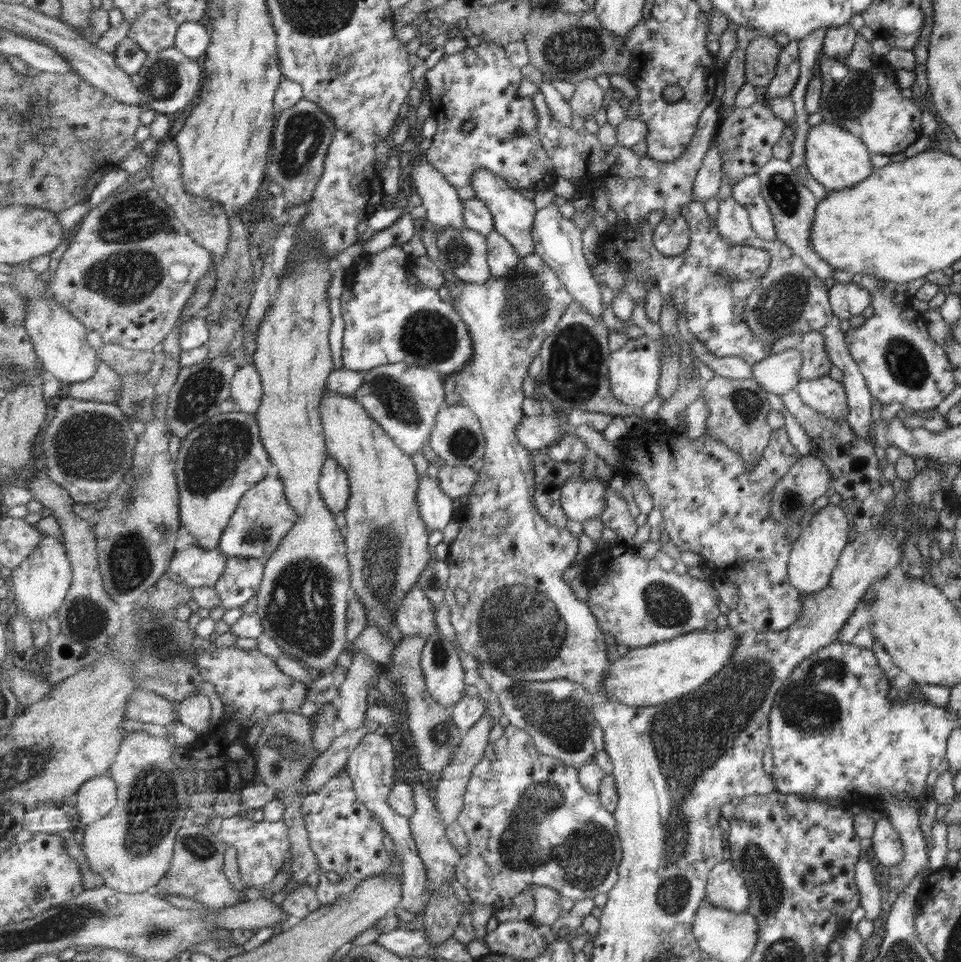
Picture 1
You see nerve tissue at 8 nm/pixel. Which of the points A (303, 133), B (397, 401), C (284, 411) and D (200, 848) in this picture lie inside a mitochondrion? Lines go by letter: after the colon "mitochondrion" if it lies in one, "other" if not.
A: mitochondrion
B: mitochondrion
C: other
D: mitochondrion

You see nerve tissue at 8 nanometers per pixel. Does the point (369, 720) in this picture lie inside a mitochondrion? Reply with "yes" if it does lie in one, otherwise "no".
no

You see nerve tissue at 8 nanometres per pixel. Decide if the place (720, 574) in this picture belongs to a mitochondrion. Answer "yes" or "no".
no

